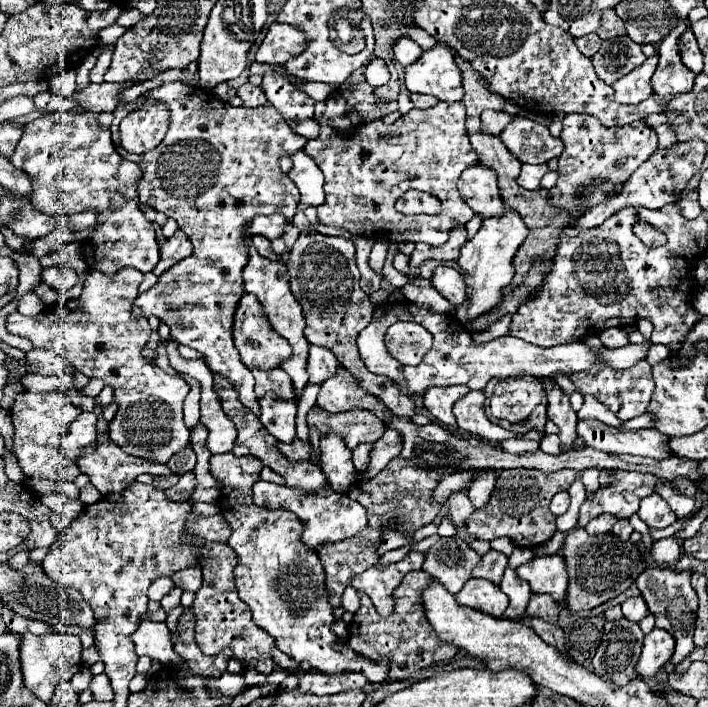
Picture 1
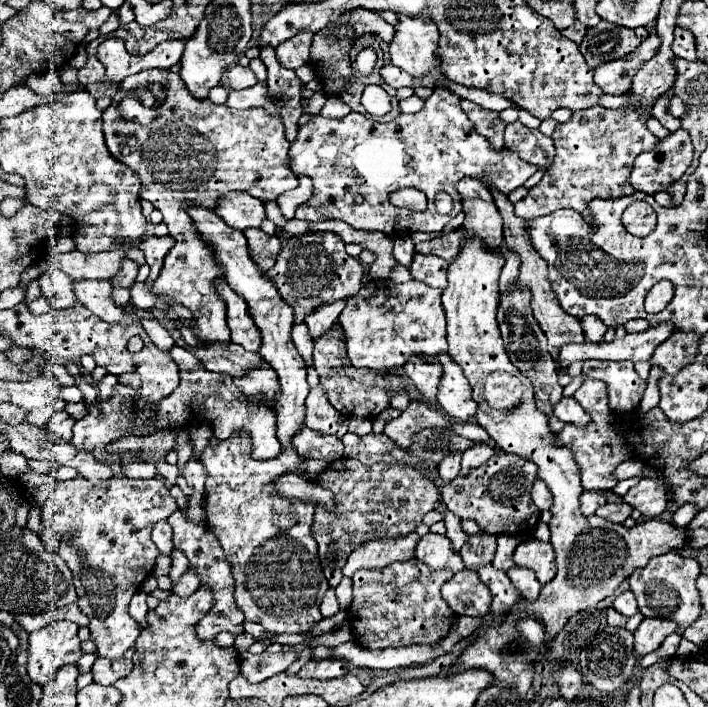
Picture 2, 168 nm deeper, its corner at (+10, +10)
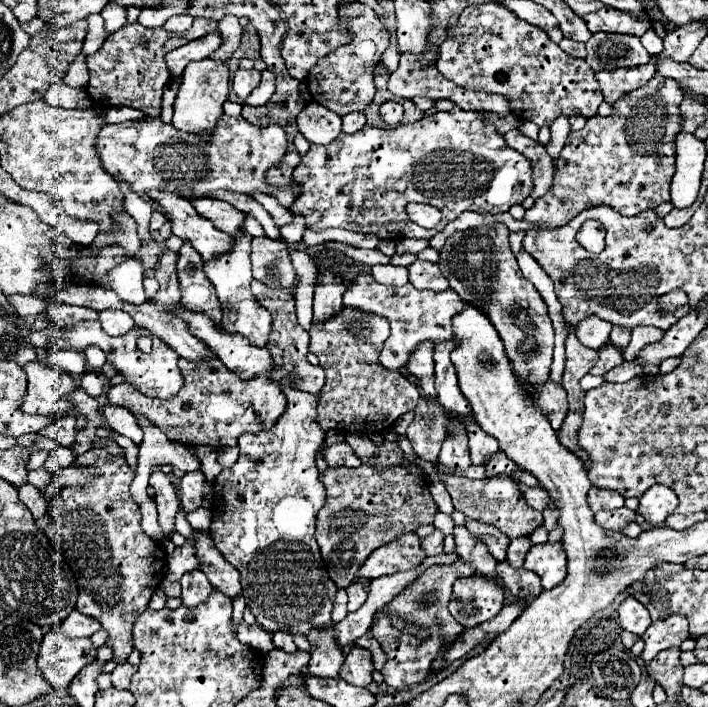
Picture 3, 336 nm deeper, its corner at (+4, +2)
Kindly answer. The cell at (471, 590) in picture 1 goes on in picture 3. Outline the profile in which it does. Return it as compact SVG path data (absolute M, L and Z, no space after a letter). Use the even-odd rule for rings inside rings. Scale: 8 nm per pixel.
M478 574L470 578L458 578L450 598L450 614L464 628L478 626L494 618L504 602L502 588L494 580L486 580Z

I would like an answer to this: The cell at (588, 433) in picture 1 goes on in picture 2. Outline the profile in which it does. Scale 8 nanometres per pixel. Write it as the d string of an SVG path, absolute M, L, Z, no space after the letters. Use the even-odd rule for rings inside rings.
M562 396L562 400L558 404L554 404L552 414L562 422L582 426L582 428L588 426L588 420L590 420L590 416L584 412L584 408L580 408L580 404L576 404L576 400L572 396Z

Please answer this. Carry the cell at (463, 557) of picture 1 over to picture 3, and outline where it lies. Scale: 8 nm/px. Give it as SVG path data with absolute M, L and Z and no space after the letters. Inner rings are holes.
M434 530L432 536L428 536L428 538L422 540L422 550L426 552L426 556L442 554L442 538L444 538L444 534L440 530Z

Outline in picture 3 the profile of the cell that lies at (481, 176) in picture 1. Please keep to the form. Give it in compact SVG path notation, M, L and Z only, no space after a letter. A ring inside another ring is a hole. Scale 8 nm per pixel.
M502 222L456 232L440 250L438 266L450 280L450 288L458 292L462 300L482 308L494 322L494 328L506 346L506 356L510 358L514 372L530 384L542 386L550 378L554 328L542 296L518 268L516 256L508 244L508 234L510 230ZM524 342L532 342L530 352L522 350Z

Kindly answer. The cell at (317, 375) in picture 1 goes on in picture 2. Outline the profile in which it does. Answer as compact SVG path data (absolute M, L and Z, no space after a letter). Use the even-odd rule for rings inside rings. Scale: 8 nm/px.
M336 300L332 304L322 304L320 308L314 308L306 318L306 326L310 330L310 336L316 338L316 336L322 336L340 316L340 312L344 310L346 302L344 300Z

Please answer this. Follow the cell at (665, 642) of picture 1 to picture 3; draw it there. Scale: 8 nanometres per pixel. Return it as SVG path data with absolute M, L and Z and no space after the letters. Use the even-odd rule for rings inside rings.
M672 614L664 620L652 622L648 630L642 634L642 640L646 644L642 660L648 664L658 652L680 646L686 638L688 638L688 620L682 618L680 614Z

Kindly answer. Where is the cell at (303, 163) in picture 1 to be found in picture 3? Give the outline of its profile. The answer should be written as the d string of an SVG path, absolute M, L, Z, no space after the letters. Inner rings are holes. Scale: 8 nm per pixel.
M294 214L292 222L280 228L280 234L282 234L282 238L284 238L286 242L294 244L294 242L300 242L300 240L302 240L302 234L304 234L304 230L306 230L304 216L298 216L298 214Z

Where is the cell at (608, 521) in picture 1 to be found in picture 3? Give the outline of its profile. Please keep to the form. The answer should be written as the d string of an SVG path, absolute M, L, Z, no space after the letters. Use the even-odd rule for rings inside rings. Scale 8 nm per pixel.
M592 486L588 492L588 506L592 512L616 510L616 508L624 506L624 496L620 496L618 492L610 492L610 490L602 490L602 488Z

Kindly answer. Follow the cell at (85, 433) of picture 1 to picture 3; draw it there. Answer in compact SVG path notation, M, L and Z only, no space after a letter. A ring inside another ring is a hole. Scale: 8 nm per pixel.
M74 416L56 418L50 426L42 428L40 434L56 440L60 446L70 448L74 444L74 440L76 440L76 418Z

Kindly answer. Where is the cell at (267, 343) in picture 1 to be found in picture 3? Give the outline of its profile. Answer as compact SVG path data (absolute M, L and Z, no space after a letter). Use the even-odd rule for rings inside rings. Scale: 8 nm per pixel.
M242 232L242 234L234 236L234 240L236 240L236 246L230 252L226 252L224 256L204 264L204 272L210 278L210 282L214 284L218 300L222 304L222 312L224 312L222 328L226 332L240 334L240 336L248 338L250 344L262 348L262 346L266 346L266 340L268 340L268 334L270 334L272 316L266 308L262 308L258 304L258 300L254 300L254 296L250 292L250 282L254 280L252 278L252 268L250 268L250 240L252 240L252 236Z

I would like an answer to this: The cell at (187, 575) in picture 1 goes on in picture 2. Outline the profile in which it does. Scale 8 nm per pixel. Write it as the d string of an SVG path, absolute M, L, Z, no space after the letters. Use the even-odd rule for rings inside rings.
M168 520L156 522L156 526L152 530L152 540L154 540L154 544L158 546L158 550L162 554L168 554L168 556L172 554L172 548L174 548L174 544L172 544L172 526L168 524Z

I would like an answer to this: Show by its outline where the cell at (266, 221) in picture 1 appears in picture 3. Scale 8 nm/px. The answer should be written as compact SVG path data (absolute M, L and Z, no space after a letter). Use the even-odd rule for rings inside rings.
M200 198L200 200L194 200L194 208L200 216L208 218L218 230L230 232L230 236L234 236L238 232L244 232L246 214L236 210L232 204L228 204L224 200Z

